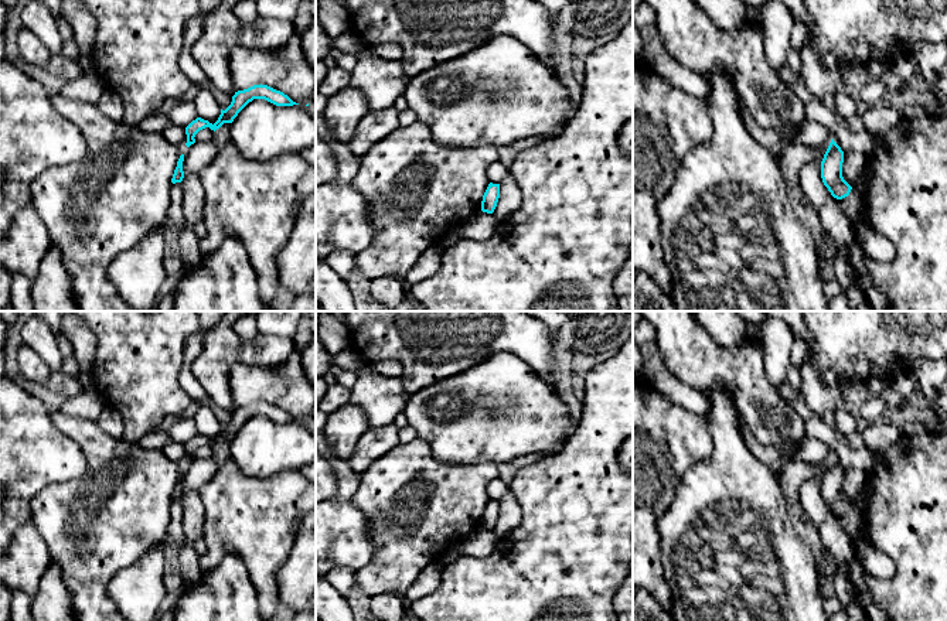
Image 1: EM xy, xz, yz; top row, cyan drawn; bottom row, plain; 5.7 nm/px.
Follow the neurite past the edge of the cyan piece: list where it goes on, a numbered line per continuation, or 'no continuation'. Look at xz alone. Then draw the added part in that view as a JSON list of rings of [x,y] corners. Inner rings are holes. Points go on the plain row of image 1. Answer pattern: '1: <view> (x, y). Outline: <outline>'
no continuation

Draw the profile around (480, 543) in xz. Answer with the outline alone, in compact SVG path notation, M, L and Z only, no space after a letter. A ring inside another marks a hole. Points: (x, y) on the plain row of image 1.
M478 528L473 533L469 533L460 543L461 556L488 557L494 552L498 538L493 530Z

